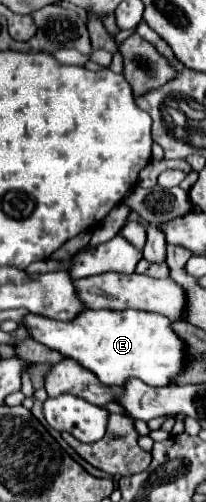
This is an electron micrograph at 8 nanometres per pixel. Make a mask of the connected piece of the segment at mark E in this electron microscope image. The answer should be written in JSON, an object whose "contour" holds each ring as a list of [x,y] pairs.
{"contour":[[[81,311],[71,321],[51,321],[41,315],[27,313],[21,323],[29,337],[65,357],[75,359],[81,367],[89,369],[105,385],[123,385],[123,381],[137,377],[153,387],[167,387],[169,381],[183,371],[185,345],[179,335],[169,327],[171,321],[159,313],[147,311]]]}

